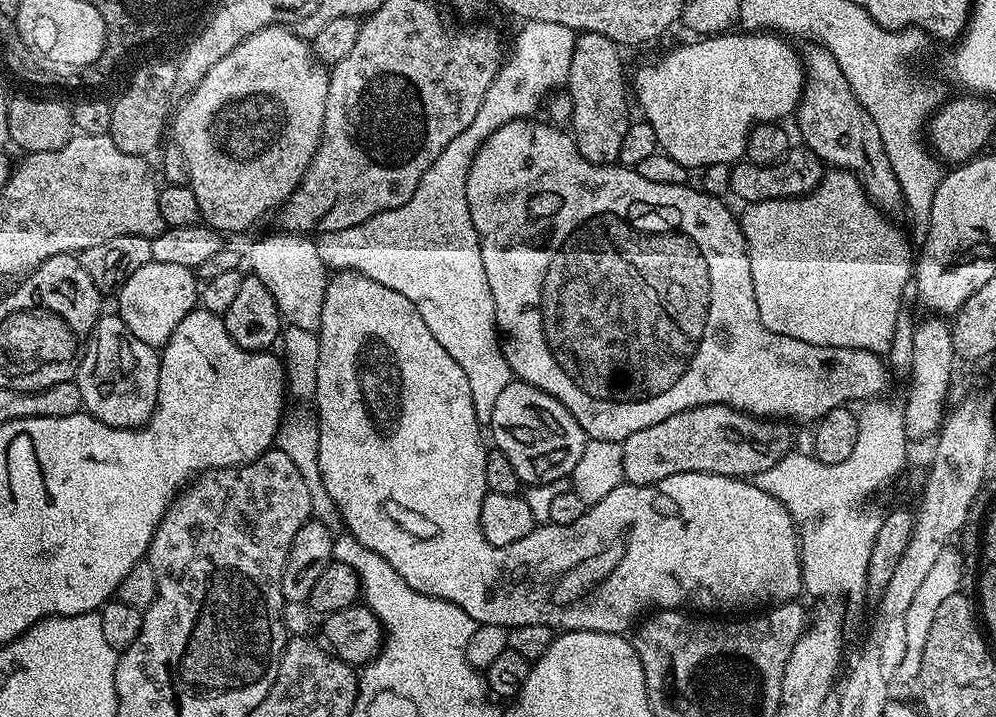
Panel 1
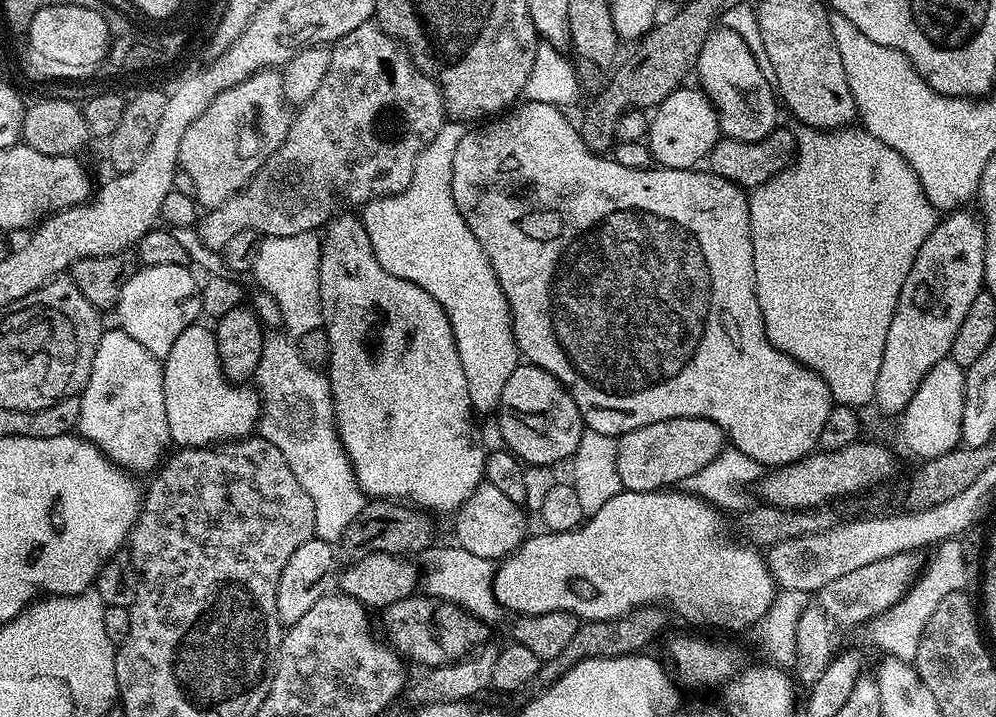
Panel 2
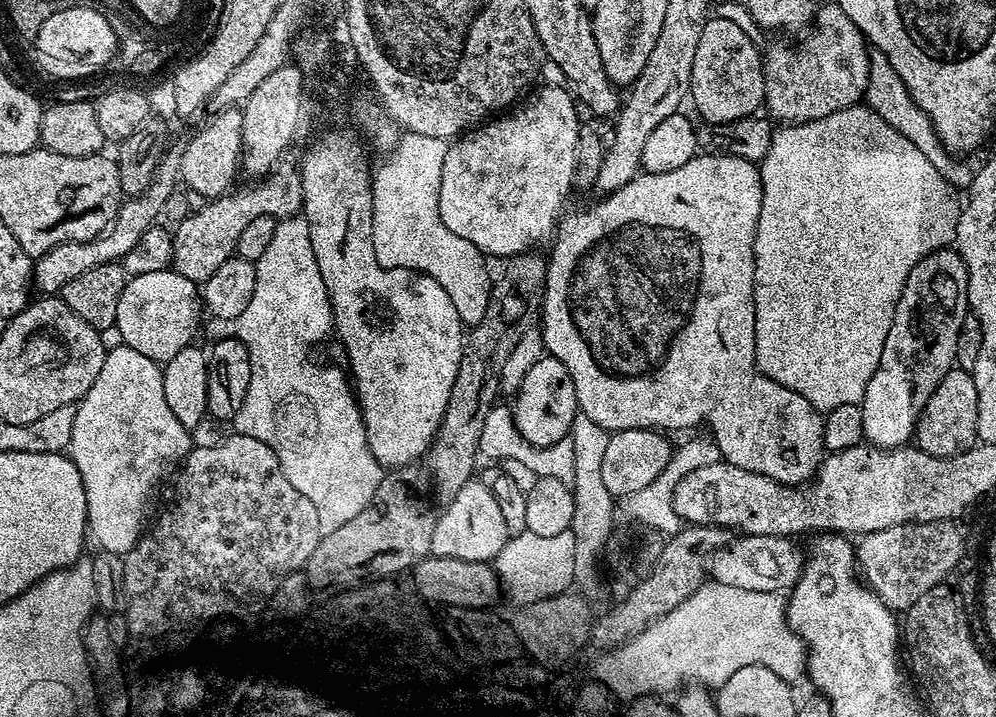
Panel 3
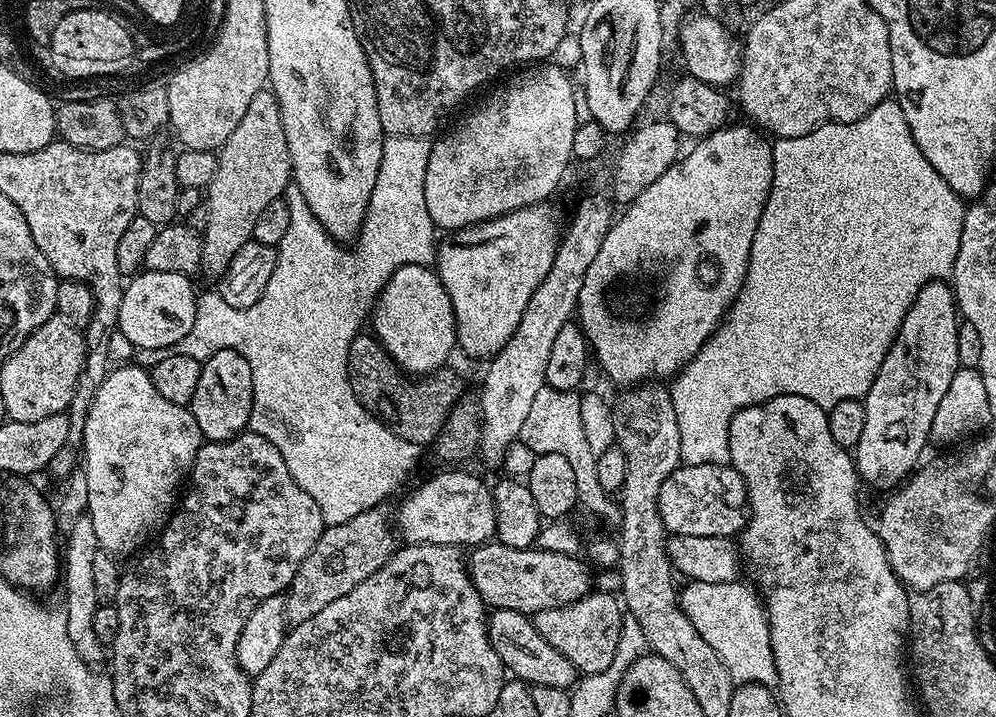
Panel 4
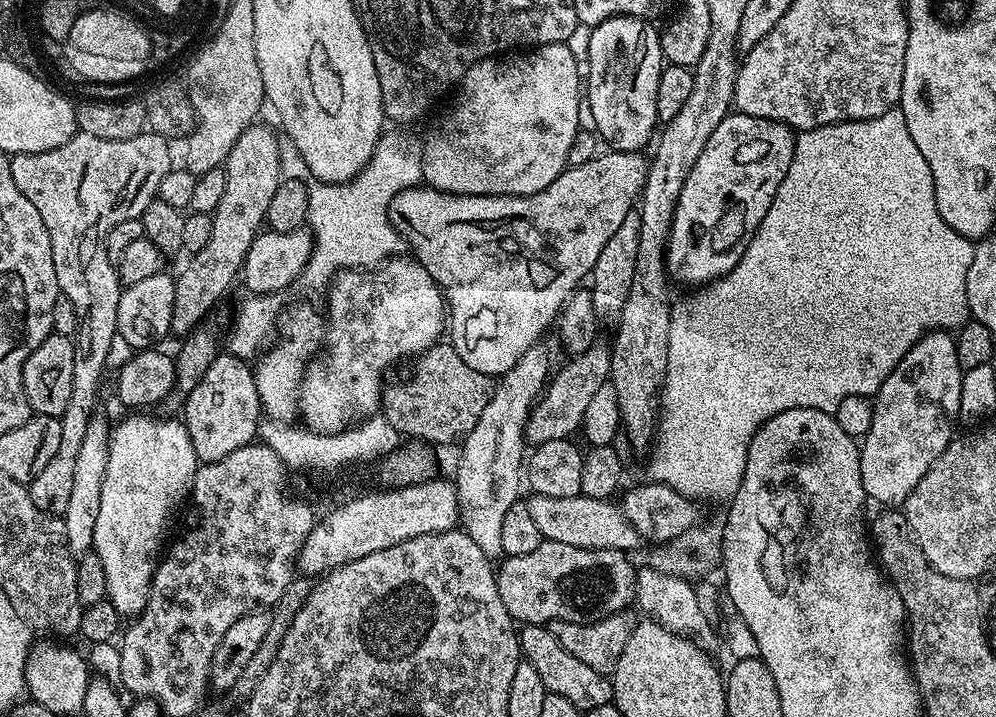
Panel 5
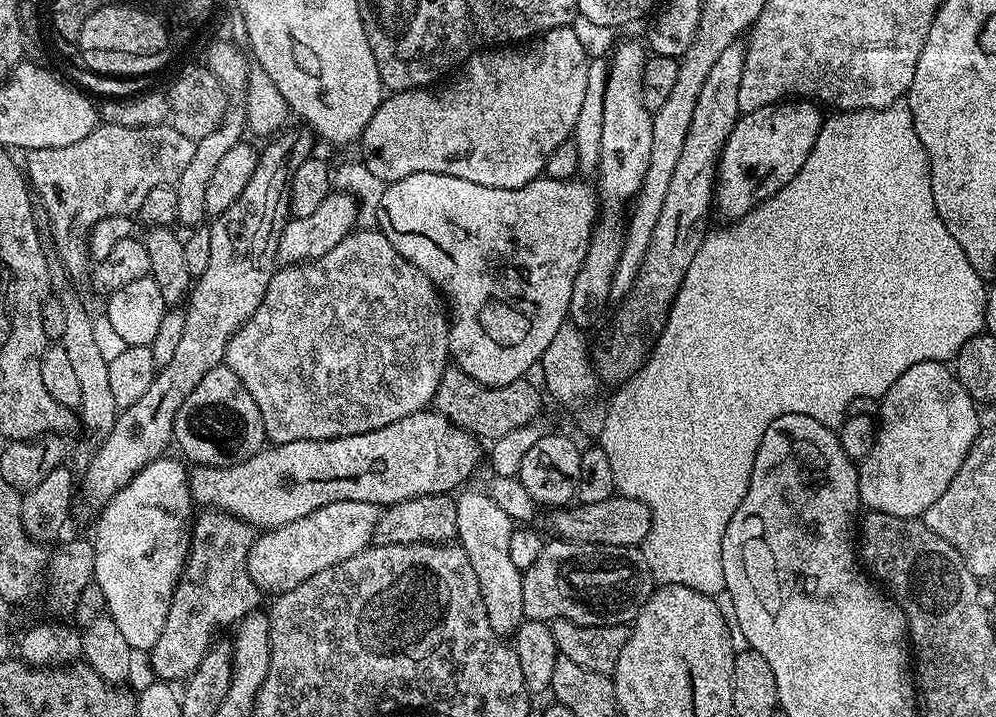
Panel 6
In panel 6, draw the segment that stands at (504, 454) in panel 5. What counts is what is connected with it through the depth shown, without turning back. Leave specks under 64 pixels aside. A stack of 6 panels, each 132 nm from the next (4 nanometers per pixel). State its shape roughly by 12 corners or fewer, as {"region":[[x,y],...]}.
{"region":[[487,491],[455,497],[456,540],[502,638],[526,619],[514,521]]}

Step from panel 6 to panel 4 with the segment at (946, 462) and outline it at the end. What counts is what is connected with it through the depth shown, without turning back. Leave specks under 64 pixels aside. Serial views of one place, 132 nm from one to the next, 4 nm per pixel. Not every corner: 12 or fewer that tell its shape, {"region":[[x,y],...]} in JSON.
{"region":[[951,283],[914,298],[854,450],[872,488],[921,463],[957,371]]}

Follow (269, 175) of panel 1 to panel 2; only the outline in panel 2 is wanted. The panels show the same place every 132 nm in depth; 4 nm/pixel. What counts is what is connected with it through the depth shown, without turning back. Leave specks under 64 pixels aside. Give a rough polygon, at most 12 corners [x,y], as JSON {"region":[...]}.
{"region":[[276,70],[222,90],[182,134],[201,209],[222,206],[286,142]]}

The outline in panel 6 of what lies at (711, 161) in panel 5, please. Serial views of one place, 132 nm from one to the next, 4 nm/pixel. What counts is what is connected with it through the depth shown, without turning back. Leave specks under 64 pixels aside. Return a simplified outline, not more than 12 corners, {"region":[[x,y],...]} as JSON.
{"region":[[796,98],[741,115],[714,204],[741,220],[802,170],[825,121]]}

